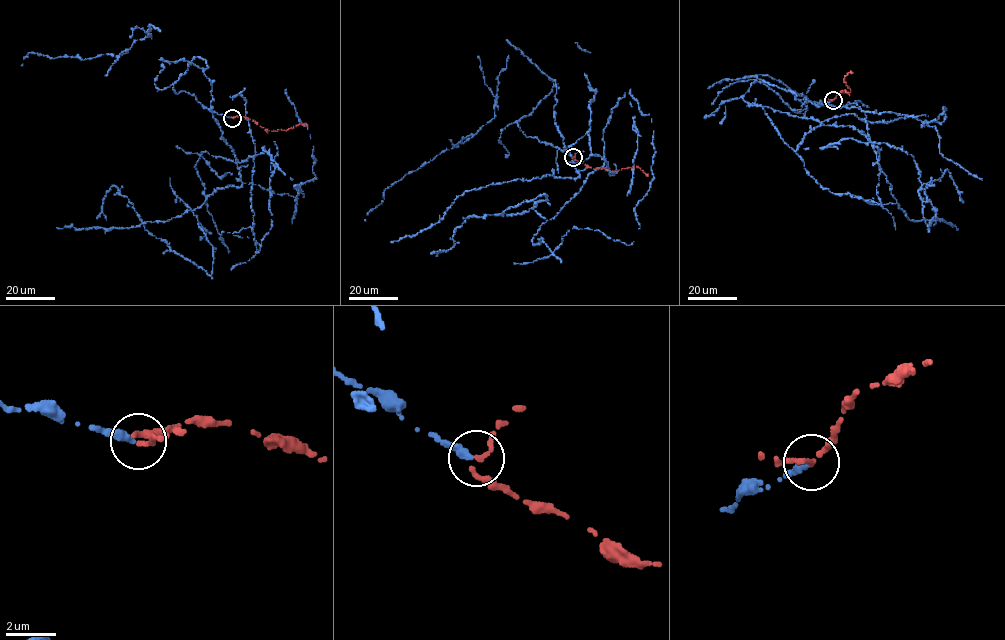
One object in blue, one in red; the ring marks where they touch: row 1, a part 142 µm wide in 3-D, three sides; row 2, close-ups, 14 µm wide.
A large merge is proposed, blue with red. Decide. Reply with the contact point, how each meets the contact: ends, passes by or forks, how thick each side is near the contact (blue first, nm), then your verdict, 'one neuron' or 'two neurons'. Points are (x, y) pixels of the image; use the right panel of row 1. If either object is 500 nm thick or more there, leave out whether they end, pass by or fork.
(833, 100) | blue ends | red passes by | 320/180 nm | two neurons

